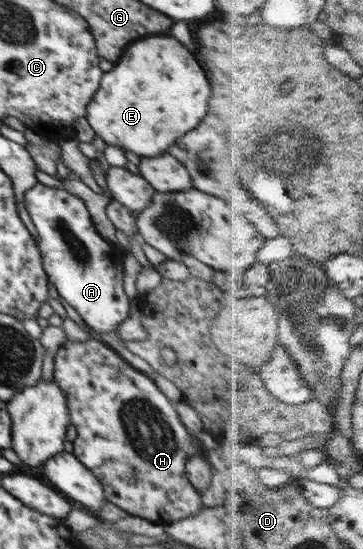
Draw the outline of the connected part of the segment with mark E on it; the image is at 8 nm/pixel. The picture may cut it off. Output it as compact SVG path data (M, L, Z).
M149 36L133 42L125 50L123 58L114 63L113 70L103 73L99 88L88 105L85 118L95 134L106 144L125 148L139 156L157 156L163 154L169 146L175 144L177 138L193 130L203 120L203 116L207 114L209 96L211 86L195 56L179 40L171 36Z

